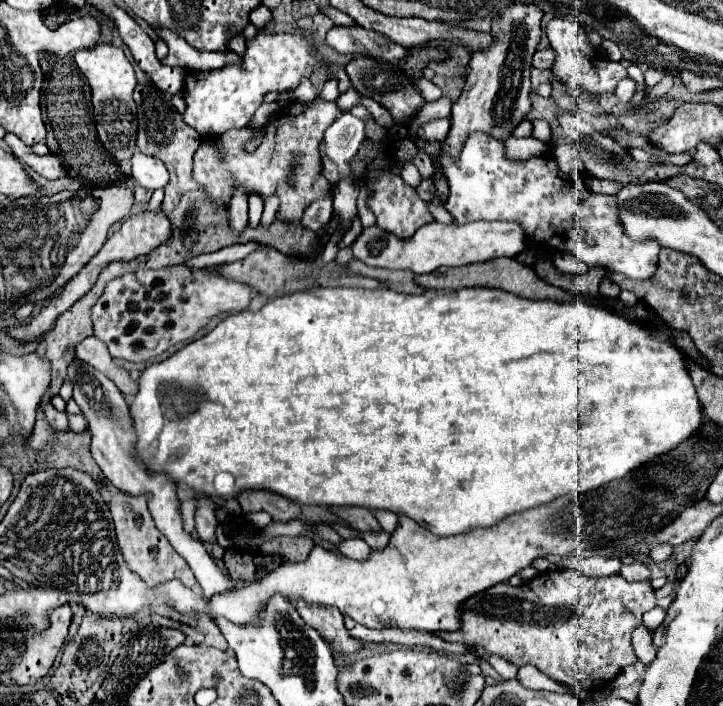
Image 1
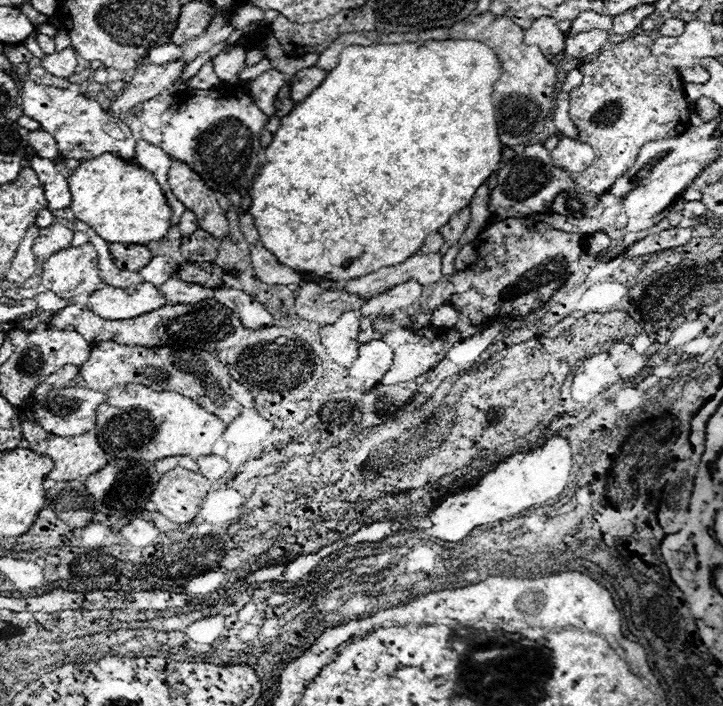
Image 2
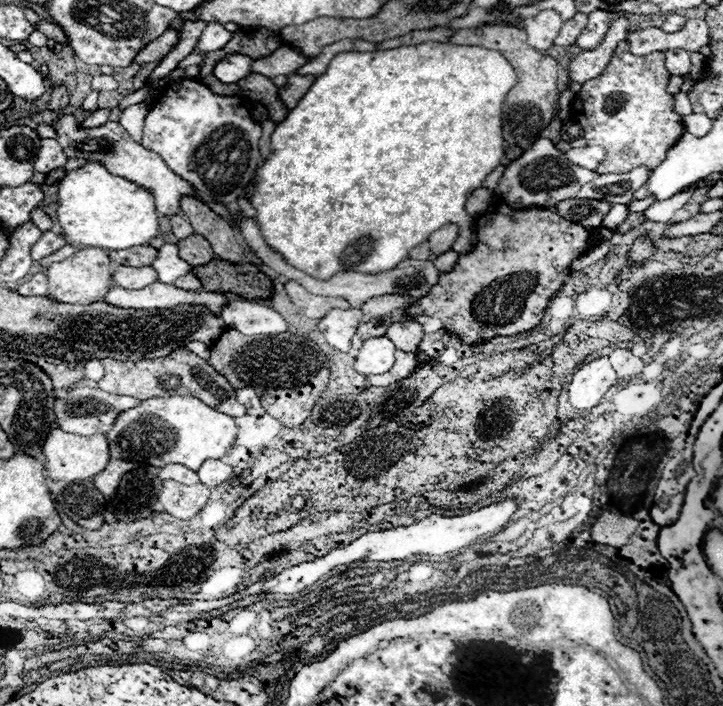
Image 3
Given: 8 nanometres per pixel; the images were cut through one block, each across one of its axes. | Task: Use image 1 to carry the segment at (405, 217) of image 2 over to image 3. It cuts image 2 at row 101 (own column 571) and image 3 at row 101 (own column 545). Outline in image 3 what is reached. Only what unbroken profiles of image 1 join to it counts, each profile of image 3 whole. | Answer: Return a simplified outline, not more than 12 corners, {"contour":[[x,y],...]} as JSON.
{"contour":[[500,52],[338,54],[250,198],[288,264],[392,270],[502,160]]}

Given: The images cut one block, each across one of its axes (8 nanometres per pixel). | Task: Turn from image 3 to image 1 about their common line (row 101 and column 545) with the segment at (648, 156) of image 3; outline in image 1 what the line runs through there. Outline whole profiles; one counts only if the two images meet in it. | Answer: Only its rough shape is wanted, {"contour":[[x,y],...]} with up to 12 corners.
{"contour":[[650,580],[500,582],[446,642],[598,690],[636,662]]}

